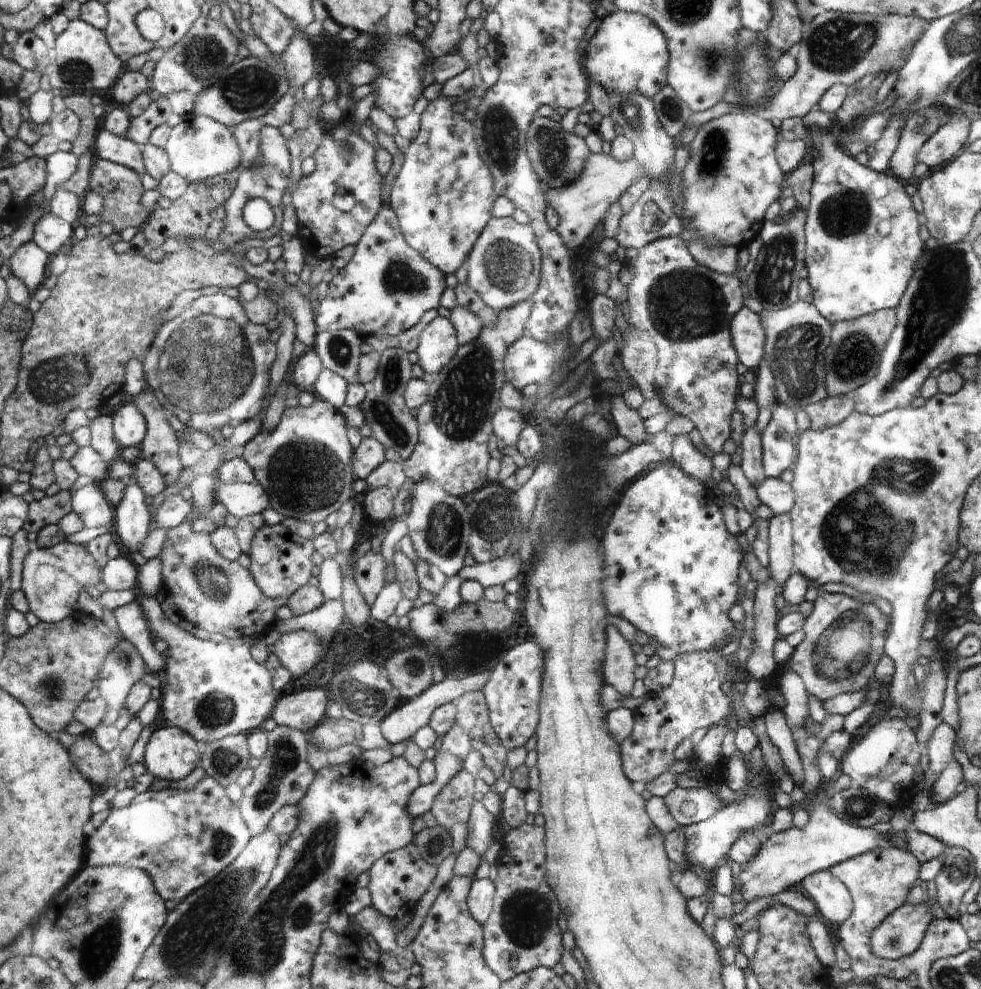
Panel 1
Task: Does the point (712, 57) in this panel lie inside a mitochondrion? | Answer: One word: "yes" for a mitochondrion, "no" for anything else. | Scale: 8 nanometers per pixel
yes

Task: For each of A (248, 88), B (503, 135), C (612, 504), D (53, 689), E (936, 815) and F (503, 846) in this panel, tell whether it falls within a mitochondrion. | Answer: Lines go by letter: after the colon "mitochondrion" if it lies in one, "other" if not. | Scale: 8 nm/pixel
A: mitochondrion
B: mitochondrion
C: other
D: mitochondrion
E: other
F: other

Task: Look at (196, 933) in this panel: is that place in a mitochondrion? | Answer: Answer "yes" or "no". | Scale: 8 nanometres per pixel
yes

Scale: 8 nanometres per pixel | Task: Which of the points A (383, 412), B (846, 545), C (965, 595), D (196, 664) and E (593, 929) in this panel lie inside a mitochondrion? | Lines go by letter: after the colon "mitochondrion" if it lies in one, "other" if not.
A: mitochondrion
B: mitochondrion
C: other
D: other
E: other

